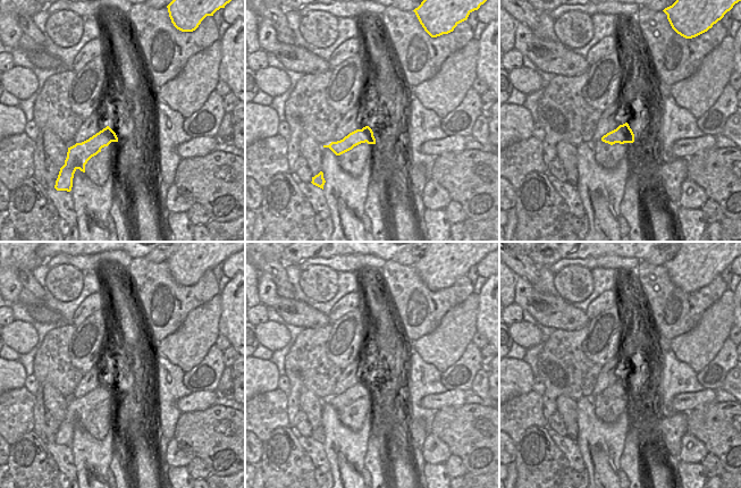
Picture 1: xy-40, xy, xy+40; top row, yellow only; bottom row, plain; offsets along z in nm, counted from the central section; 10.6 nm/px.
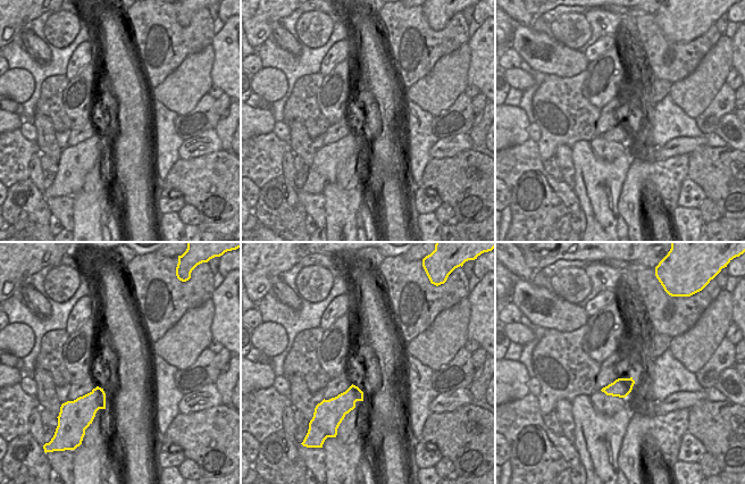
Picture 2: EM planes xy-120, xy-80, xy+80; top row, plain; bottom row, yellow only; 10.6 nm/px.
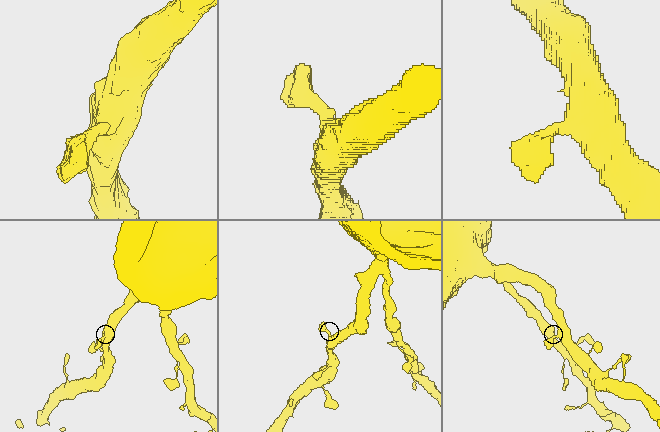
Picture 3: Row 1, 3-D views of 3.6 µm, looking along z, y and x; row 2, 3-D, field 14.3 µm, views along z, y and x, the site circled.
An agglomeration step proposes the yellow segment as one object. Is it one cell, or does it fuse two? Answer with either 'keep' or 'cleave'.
keep

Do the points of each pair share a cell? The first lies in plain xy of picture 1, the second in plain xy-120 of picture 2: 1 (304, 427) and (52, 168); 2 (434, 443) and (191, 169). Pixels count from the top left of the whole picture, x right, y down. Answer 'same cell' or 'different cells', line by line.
1: same cell
2: different cells

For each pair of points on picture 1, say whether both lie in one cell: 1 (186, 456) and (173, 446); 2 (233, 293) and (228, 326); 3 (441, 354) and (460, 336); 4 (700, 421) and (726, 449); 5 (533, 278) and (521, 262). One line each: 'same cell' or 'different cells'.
1: same cell
2: same cell
3: same cell
4: same cell
5: same cell

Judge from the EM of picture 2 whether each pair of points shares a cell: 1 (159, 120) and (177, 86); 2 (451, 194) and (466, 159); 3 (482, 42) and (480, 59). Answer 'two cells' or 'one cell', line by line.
1: two cells
2: one cell
3: one cell

